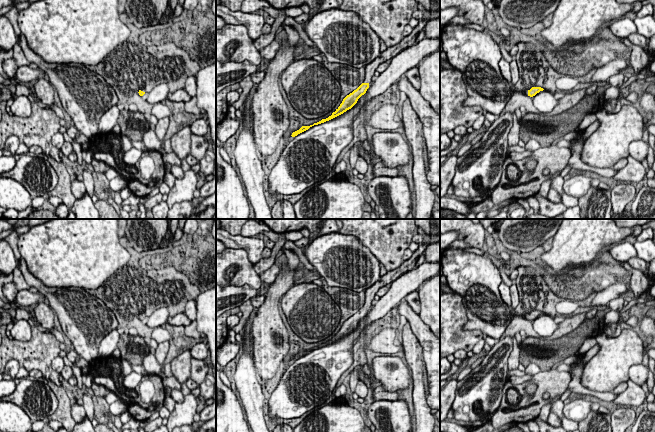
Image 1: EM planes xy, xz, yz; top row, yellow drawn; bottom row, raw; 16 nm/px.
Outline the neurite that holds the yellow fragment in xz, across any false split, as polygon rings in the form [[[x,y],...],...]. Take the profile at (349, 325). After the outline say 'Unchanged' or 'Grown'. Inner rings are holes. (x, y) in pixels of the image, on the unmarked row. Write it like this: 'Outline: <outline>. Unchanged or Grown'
Outline: [[[419,244],[418,249],[413,252],[413,255],[408,260],[404,261],[404,263],[399,268],[387,272],[385,275],[381,276],[380,281],[376,282],[370,288],[366,289],[366,299],[364,306],[356,314],[354,314],[343,323],[340,330],[336,333],[335,336],[332,337],[331,340],[326,343],[322,343],[321,345],[314,347],[313,349],[302,350],[299,354],[293,356],[291,360],[295,361],[298,358],[308,354],[310,351],[329,345],[351,333],[357,327],[358,323],[366,317],[367,313],[369,312],[369,308],[372,306],[372,301],[374,300],[377,291],[385,285],[390,285],[393,281],[395,281],[406,272],[414,269],[416,267],[417,259],[424,253],[428,245],[429,244]]]. Grown

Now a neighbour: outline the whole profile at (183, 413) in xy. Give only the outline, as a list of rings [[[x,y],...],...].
[[[192,393],[184,396],[182,403],[176,403],[174,410],[170,413],[168,422],[165,425],[169,432],[175,427],[192,425],[194,415],[197,413],[197,397]]]

